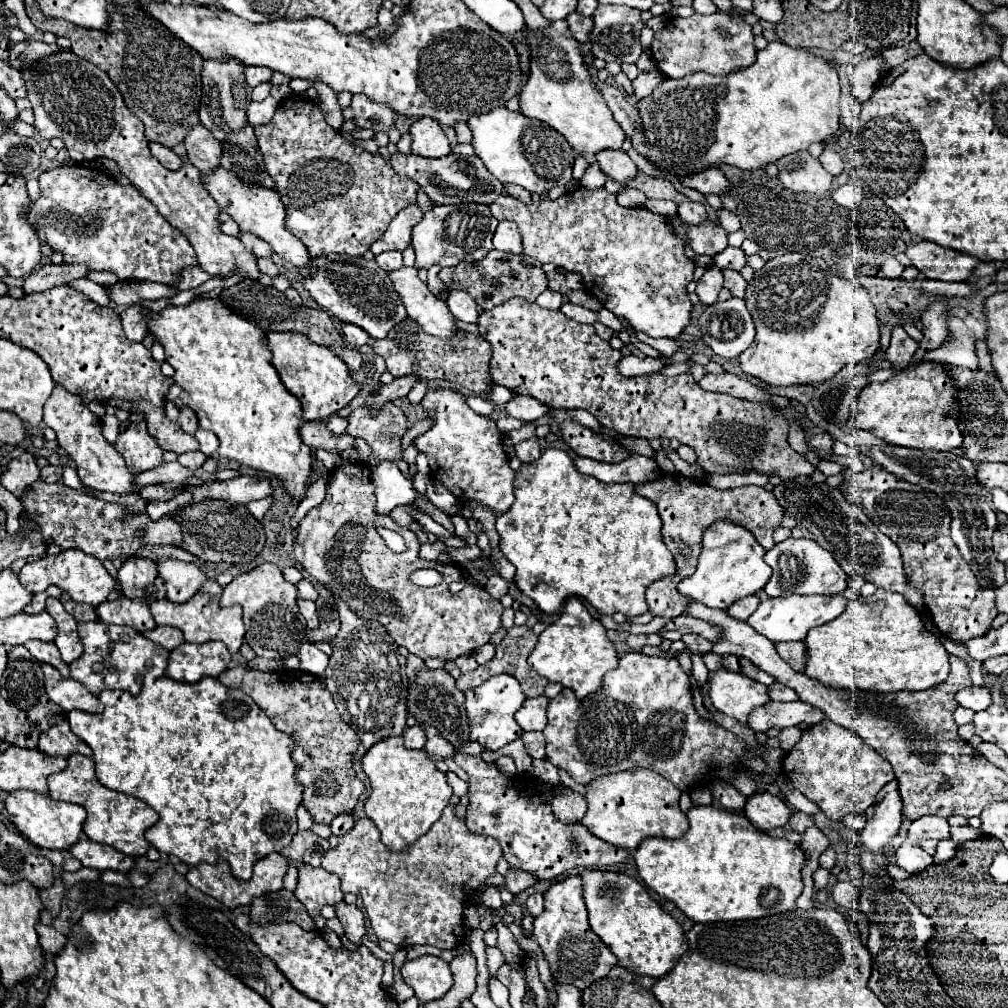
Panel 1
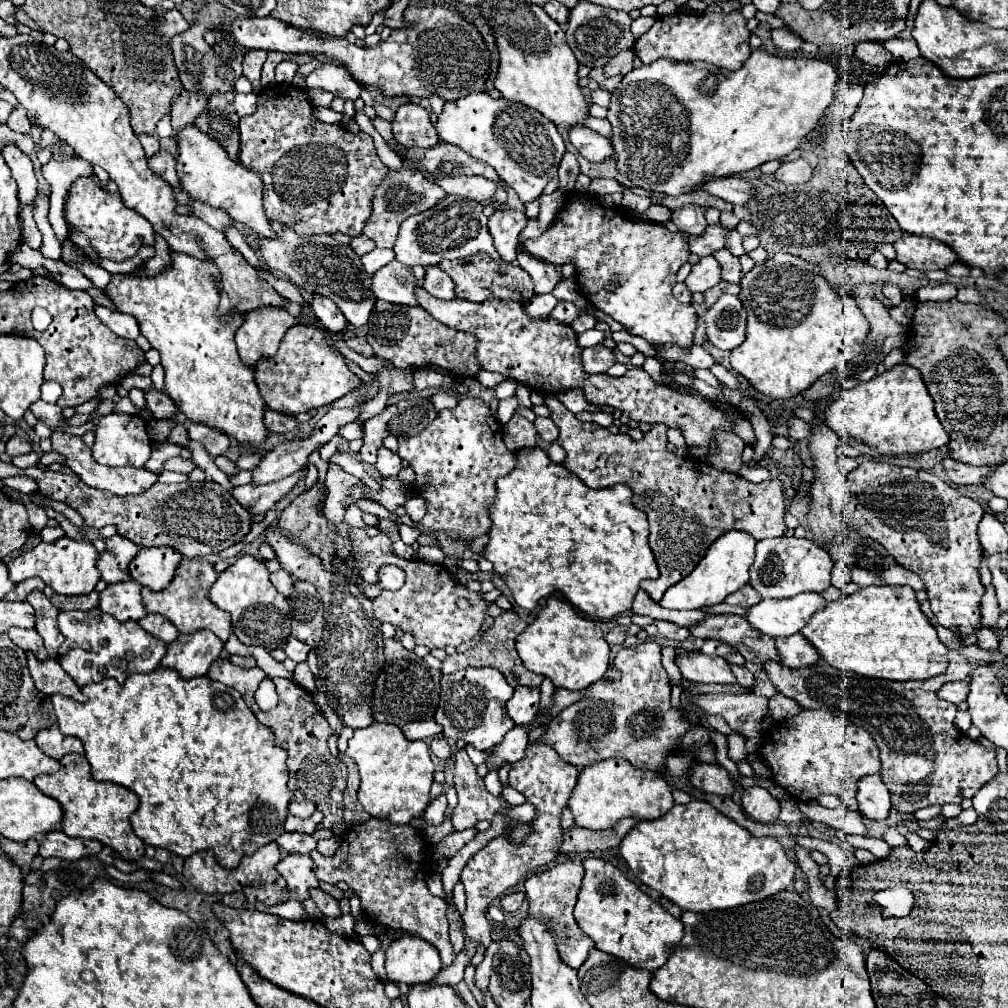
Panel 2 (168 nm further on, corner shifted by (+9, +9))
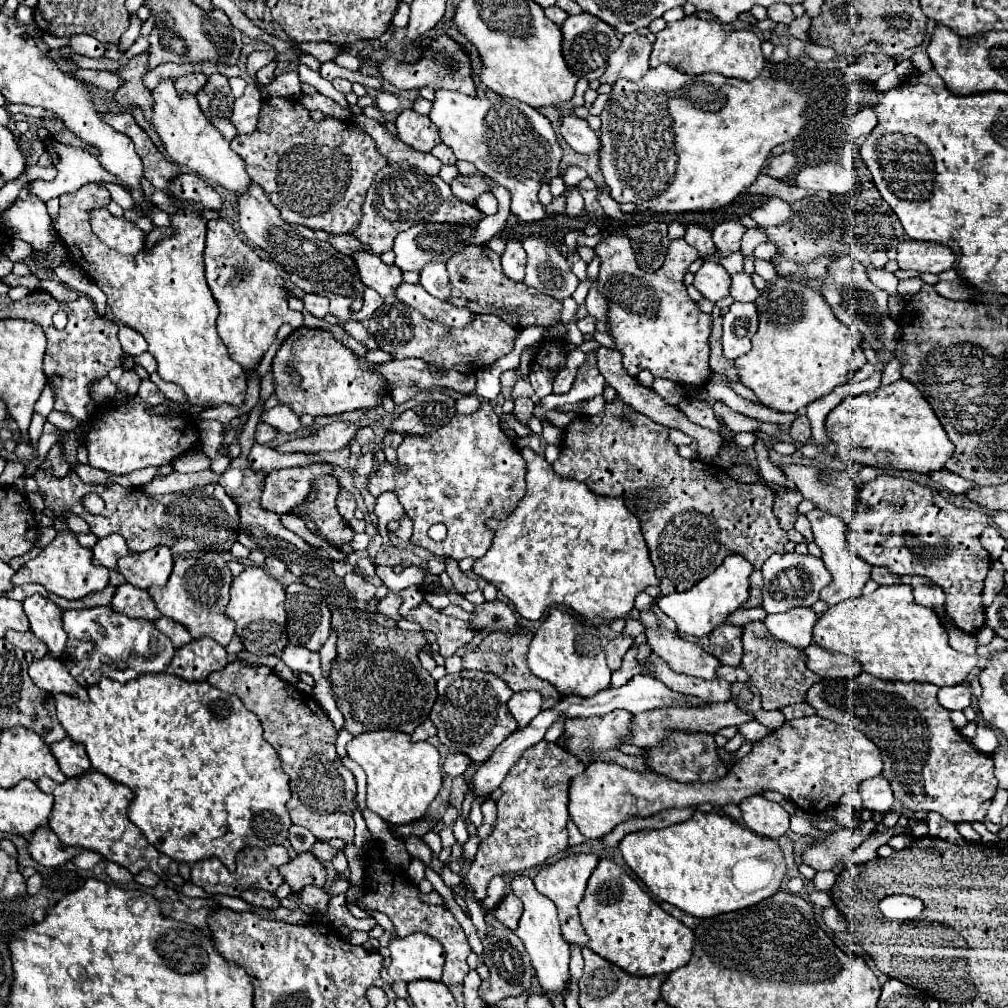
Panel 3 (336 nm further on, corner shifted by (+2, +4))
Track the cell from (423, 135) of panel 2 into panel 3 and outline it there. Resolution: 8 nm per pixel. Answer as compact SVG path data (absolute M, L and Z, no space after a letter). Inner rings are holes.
M414 110L400 112L400 116L396 118L396 130L404 144L420 152L432 152L432 148L442 142L432 120Z

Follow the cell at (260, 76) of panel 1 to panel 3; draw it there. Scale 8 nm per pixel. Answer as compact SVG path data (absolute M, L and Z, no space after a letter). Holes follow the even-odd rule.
M268 50L268 52L252 52L252 54L248 56L246 70L248 70L248 74L256 80L258 70L264 68L264 66L268 66L272 60L274 60L274 50Z

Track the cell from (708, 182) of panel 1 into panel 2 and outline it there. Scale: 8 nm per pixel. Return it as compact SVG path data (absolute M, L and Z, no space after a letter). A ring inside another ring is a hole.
M723 177L723 179L713 179L705 185L701 185L703 191L721 197L723 201L729 201L733 205L745 205L747 201L751 201L757 191L753 189L751 183L743 181L741 177Z

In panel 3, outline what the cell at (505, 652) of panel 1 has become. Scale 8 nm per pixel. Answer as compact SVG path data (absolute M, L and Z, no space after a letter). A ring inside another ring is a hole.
M522 626L518 628L518 632L496 630L496 632L488 634L476 648L472 648L472 650L468 650L468 652L464 654L464 658L462 658L462 668L466 668L466 670L492 672L492 674L500 676L514 692L536 690L536 692L540 692L542 698L544 698L544 708L552 708L552 706L560 700L560 694L558 694L558 690L556 690L550 682L546 682L546 680L542 680L542 678L538 678L538 676L534 676L534 674L530 672L530 668L528 668L528 664L526 664L526 652L528 652L530 640L532 640L532 632L530 632L528 628L522 628Z

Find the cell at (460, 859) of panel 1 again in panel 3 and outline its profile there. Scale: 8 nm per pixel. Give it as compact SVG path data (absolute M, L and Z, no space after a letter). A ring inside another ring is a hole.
M374 842L374 846L364 852L364 862L366 862L366 870L364 870L366 892L358 900L358 906L364 910L378 910L378 912L386 914L392 920L392 924L396 926L398 936L410 936L414 932L424 932L424 934L430 934L432 938L436 938L446 950L446 966L444 966L442 982L446 986L462 984L464 976L470 972L470 968L466 964L466 958L470 954L470 944L466 940L462 926L452 916L452 912L444 906L432 906L432 904L422 902L418 886L414 882L410 882L404 872L396 874L388 868L388 864L384 860L382 842Z

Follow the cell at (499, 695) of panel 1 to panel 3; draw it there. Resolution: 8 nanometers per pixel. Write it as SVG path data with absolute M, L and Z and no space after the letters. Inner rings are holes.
M460 670L440 678L436 690L438 698L436 706L432 706L430 720L438 728L440 742L452 752L462 752L474 762L482 764L492 756L494 748L518 728L514 716L506 708L506 702L514 692L502 678L496 678L494 674Z

